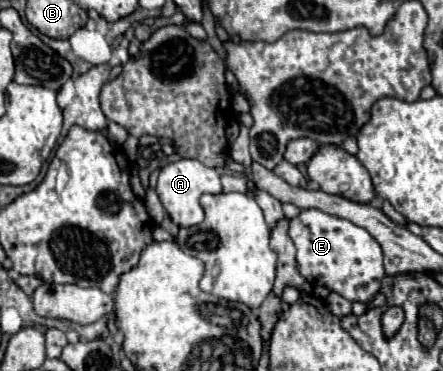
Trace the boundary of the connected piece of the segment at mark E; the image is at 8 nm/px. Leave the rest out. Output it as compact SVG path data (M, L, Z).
M302 209L290 219L288 235L296 245L296 263L300 275L312 285L326 287L350 303L370 303L386 277L382 265L382 249L378 241L362 227L328 215L320 209Z

